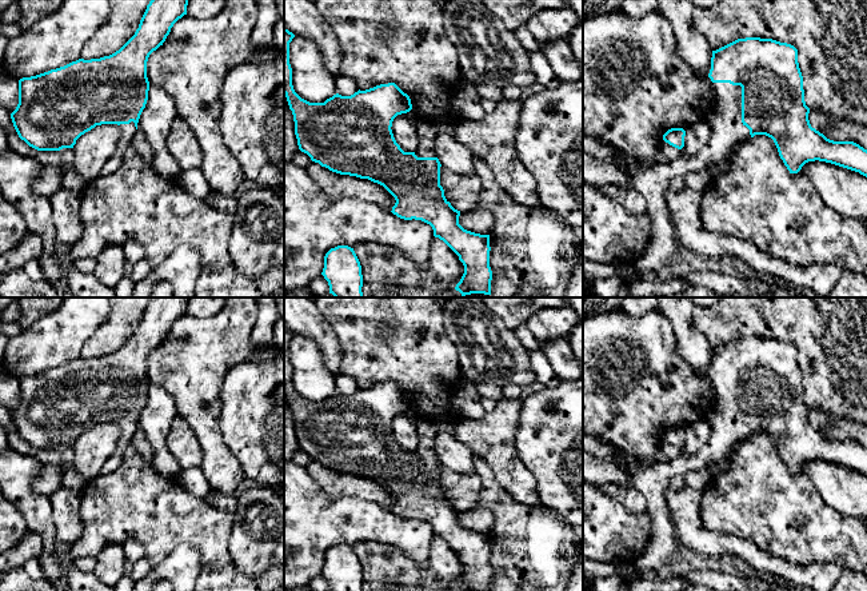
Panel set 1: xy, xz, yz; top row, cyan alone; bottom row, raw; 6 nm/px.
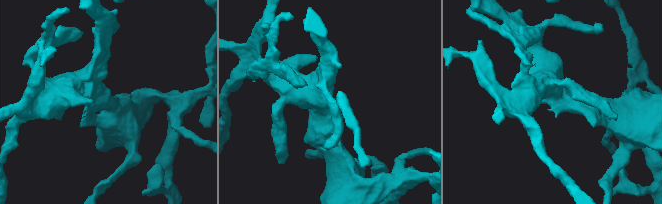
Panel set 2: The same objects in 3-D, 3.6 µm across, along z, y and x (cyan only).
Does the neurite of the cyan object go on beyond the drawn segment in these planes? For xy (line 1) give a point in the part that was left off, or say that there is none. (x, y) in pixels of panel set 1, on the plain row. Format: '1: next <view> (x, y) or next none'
1: next xy (127, 430)

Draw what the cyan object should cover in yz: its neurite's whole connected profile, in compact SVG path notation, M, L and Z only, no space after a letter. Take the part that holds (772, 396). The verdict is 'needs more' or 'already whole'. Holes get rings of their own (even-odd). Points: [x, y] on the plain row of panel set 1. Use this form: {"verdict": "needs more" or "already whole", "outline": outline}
{"verdict": "needs more", "outline": "M738 338L712 350L708 376L715 388L715 403L708 414L712 426L710 442L696 454L680 454L670 462L650 463L614 447L616 464L628 475L631 486L640 491L652 518L652 534L644 554L635 562L642 572L655 571L672 563L678 555L678 536L670 518L666 494L672 476L688 471L704 471L708 466L738 451L755 434L771 436L790 472L798 472L808 460L831 462L867 476L867 448L854 440L834 440L811 426L810 407L804 400L803 375L798 362L798 348L772 338Z"}

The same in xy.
{"verdict": "needs more", "outline": "M152 298L135 334L109 355L79 358L64 366L20 378L19 403L11 412L19 436L37 450L60 450L73 447L76 439L96 424L117 423L120 438L100 474L107 475L117 470L127 447L132 444L140 414L148 399L148 356L163 344L173 323L187 314L188 299Z"}

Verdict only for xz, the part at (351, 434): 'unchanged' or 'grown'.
grown

